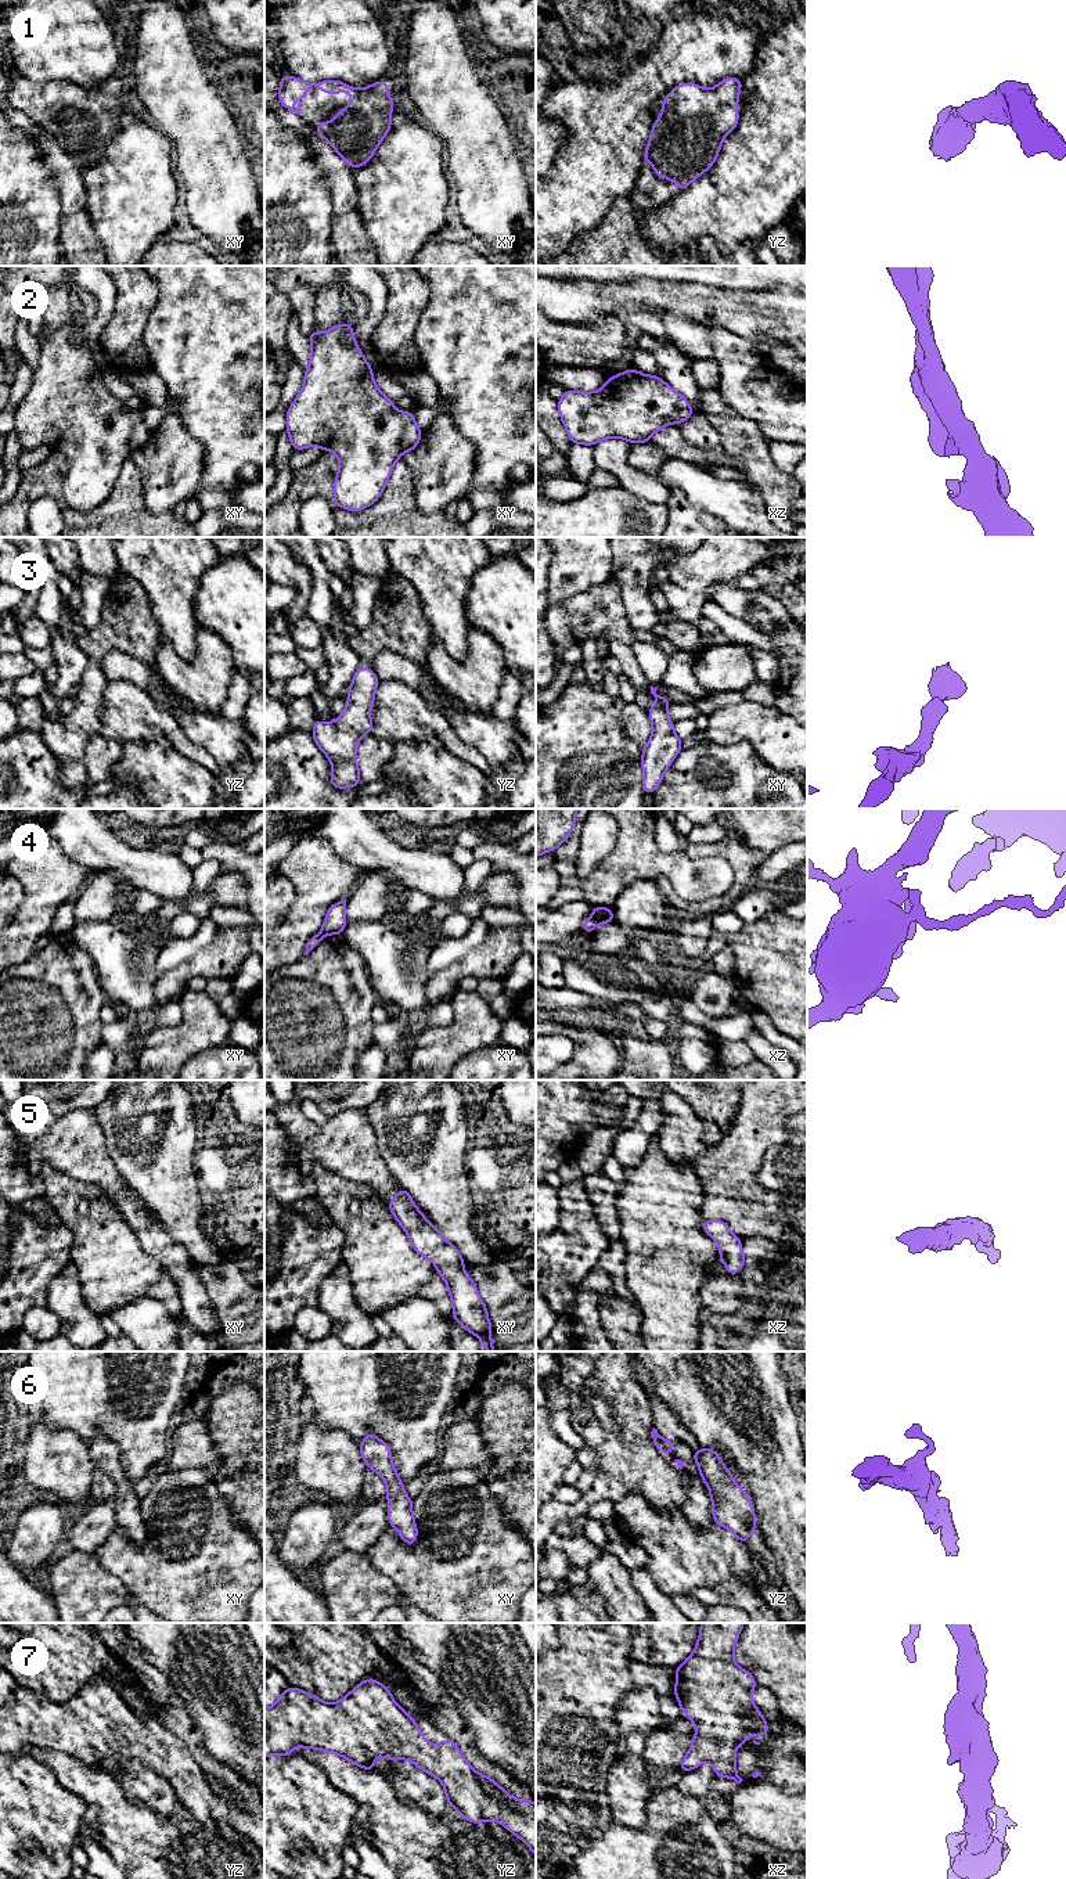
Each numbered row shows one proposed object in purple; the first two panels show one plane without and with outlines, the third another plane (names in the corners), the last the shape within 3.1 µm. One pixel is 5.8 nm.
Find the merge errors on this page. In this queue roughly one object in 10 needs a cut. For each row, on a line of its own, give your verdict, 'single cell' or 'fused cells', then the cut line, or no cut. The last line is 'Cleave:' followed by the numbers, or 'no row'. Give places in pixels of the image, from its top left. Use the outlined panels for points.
1: single cell; no cut
2: single cell; no cut
3: single cell; no cut
4: single cell; no cut
5: single cell; no cut
6: single cell; no cut
7: single cell; no cut
Cleave: no row

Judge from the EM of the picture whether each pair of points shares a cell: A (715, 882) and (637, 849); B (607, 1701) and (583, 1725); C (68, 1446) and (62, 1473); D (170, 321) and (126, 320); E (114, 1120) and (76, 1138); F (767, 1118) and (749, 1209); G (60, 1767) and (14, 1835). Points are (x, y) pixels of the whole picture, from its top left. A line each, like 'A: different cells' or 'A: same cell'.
A: same cell
B: same cell
C: same cell
D: different cells
E: different cells
F: same cell
G: different cells

